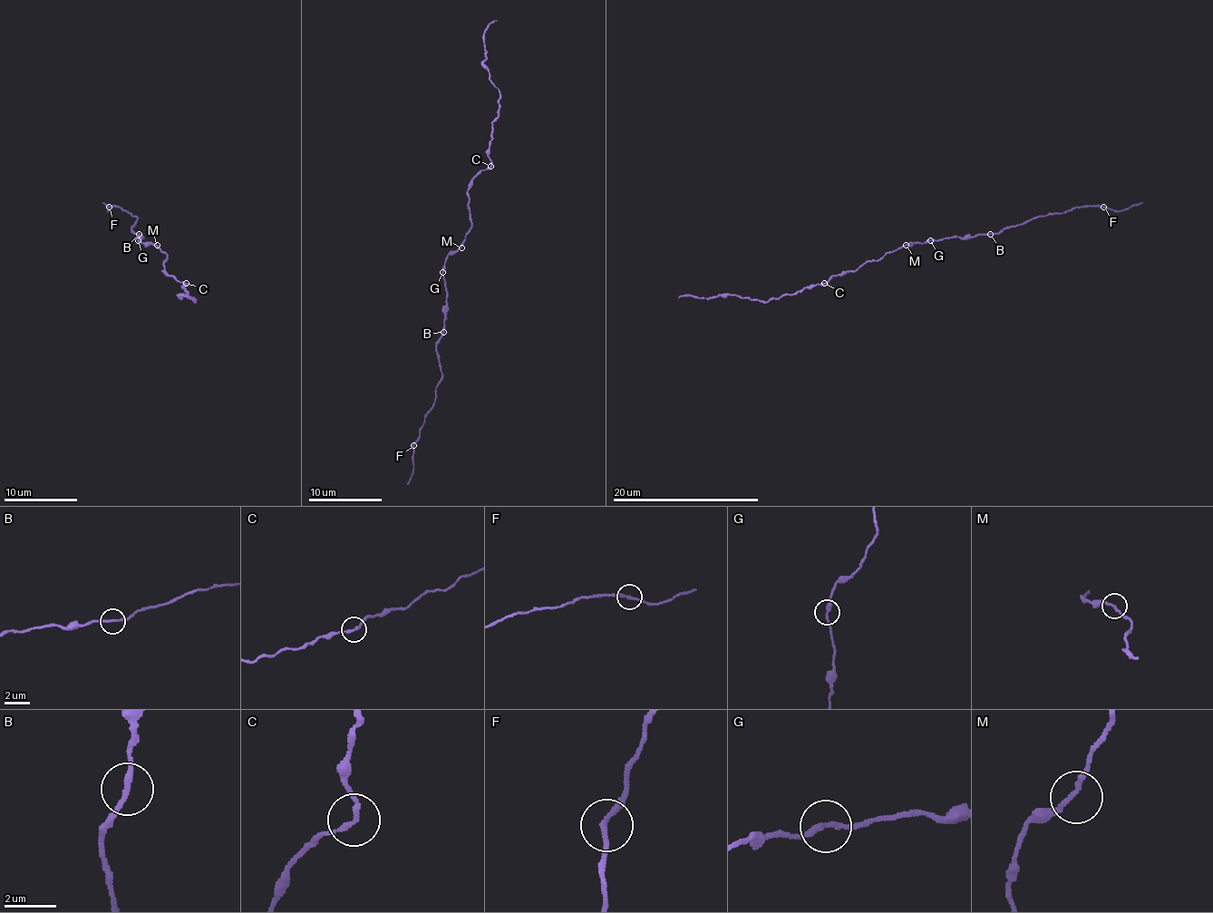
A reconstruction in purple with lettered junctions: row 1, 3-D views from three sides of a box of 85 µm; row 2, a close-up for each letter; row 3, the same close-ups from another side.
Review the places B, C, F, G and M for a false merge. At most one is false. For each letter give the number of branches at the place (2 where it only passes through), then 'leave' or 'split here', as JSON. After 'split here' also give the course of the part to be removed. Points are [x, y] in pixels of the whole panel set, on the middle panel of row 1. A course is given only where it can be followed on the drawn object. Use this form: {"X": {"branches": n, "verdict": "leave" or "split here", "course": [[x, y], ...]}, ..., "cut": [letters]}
{"B": {"branches": 2, "verdict": "leave"}, "C": {"branches": 2, "verdict": "split here", "course": [[490, 167], [489, 149], [500, 92], [489, 79], [489, 70], [483, 63], [483, 33], [497, 20]]}, "F": {"branches": 2, "verdict": "leave"}, "G": {"branches": 2, "verdict": "leave"}, "M": {"branches": 2, "verdict": "leave"}, "cut": ["C"]}

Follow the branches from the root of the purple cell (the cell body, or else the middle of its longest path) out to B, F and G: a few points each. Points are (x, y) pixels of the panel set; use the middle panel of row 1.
B: (460, 246), (445, 260), (443, 280), (447, 303), (443, 332)
F: (460, 246), (447, 257), (443, 273), (447, 303), (443, 335), (436, 346), (441, 380), (434, 405), (413, 445)
G: (460, 246), (447, 257), (443, 271)

